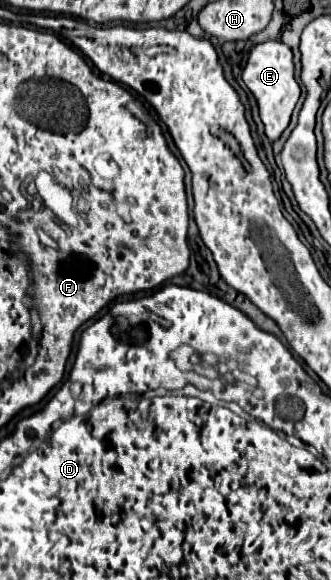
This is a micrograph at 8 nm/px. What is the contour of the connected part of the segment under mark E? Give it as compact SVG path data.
M269 40L263 44L257 44L247 60L247 66L243 70L243 82L251 90L251 94L257 100L261 122L265 124L265 134L269 140L277 140L281 132L287 128L291 112L299 100L301 88L293 74L293 52L289 46L277 40Z

